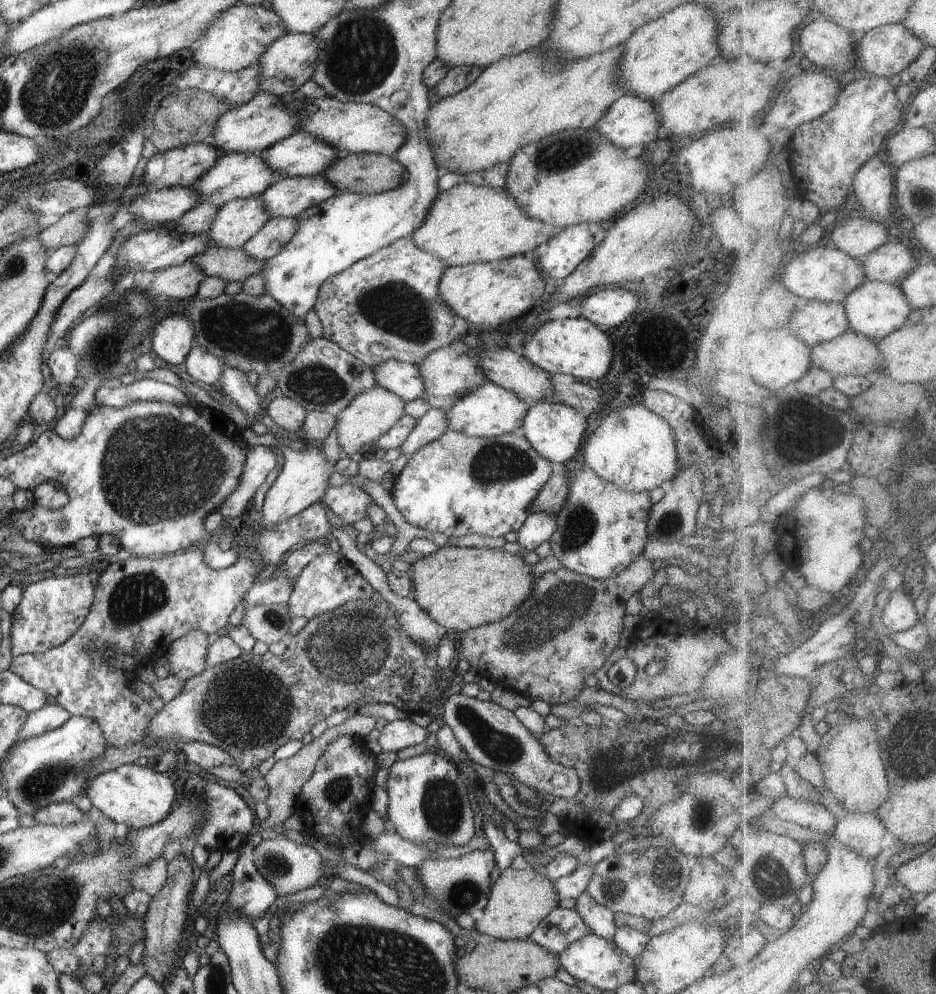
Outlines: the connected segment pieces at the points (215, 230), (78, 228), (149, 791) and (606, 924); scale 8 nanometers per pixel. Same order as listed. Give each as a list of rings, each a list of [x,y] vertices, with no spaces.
[[[260,195],[231,200],[219,208],[206,242],[212,247],[240,248],[270,219]]]
[[[70,211],[69,213],[63,214],[55,224],[47,227],[42,232],[36,234],[37,239],[42,241],[42,244],[48,250],[56,250],[61,246],[76,246],[80,241],[82,241],[89,231],[89,220],[87,214],[79,214],[77,211]]]
[[[126,763],[117,770],[90,778],[84,792],[94,806],[94,812],[104,814],[130,829],[143,829],[164,820],[176,803],[176,788],[169,773],[157,773],[148,767]]]
[[[586,891],[576,898],[575,909],[587,922],[592,934],[612,939],[617,933],[617,926],[614,920],[615,913],[596,902]]]

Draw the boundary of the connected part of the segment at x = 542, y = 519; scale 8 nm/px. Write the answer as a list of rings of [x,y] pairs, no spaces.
[[[531,511],[520,527],[517,542],[518,549],[534,550],[542,542],[549,541],[558,528],[557,515],[542,511]]]

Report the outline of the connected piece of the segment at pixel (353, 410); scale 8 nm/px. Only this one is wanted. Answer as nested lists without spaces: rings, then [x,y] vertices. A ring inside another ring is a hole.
[[[375,384],[370,390],[361,392],[337,416],[336,430],[342,456],[350,457],[361,452],[364,445],[373,445],[385,432],[388,432],[404,415],[405,400],[387,388]]]

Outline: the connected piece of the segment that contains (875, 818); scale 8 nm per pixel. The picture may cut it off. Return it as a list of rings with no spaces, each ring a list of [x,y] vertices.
[[[879,811],[875,813],[850,813],[839,821],[836,835],[852,848],[860,848],[862,854],[875,859],[882,854],[884,838],[888,836],[889,828]]]

